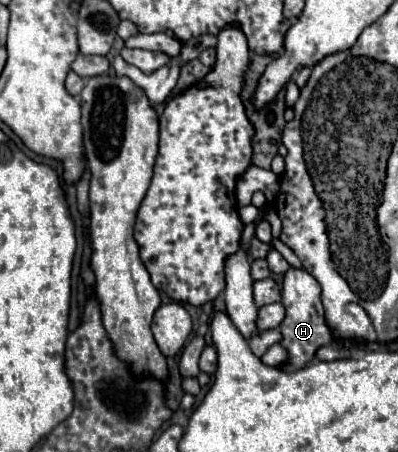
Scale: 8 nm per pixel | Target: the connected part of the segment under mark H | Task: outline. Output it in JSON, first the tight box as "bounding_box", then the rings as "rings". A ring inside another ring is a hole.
{"bounding_box":[279,267,333,371],"rings":[[[289,267],[285,271],[283,301],[281,303],[287,309],[287,315],[285,315],[283,323],[279,325],[279,329],[283,333],[281,345],[289,351],[289,361],[283,363],[283,369],[297,371],[297,369],[303,369],[315,357],[315,351],[321,345],[333,343],[333,335],[325,323],[325,313],[323,313],[323,305],[321,305],[321,287],[307,271],[295,269],[295,267]]]}

